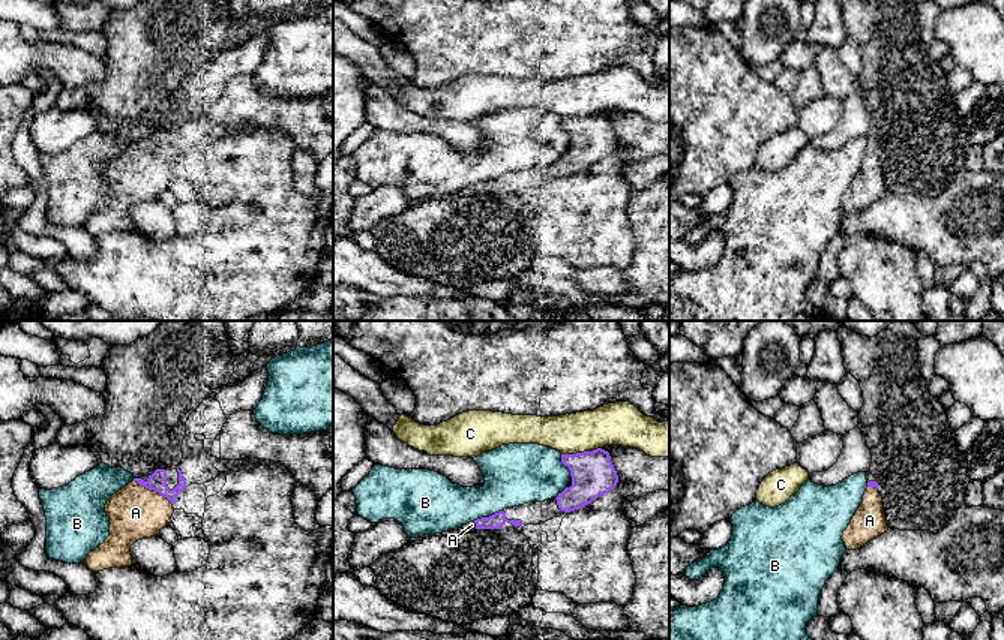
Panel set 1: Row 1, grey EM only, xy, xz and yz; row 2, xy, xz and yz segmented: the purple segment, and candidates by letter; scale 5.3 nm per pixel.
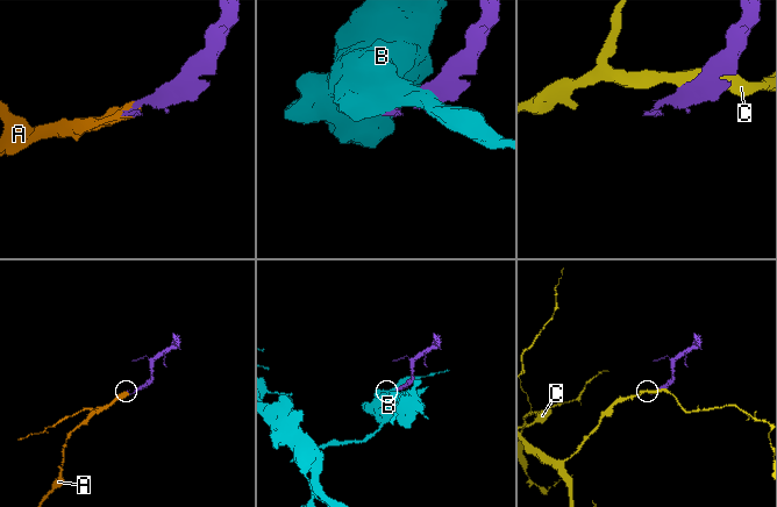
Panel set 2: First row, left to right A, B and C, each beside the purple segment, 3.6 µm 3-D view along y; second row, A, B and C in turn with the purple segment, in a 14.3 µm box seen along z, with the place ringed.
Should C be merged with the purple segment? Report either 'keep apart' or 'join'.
keep apart

